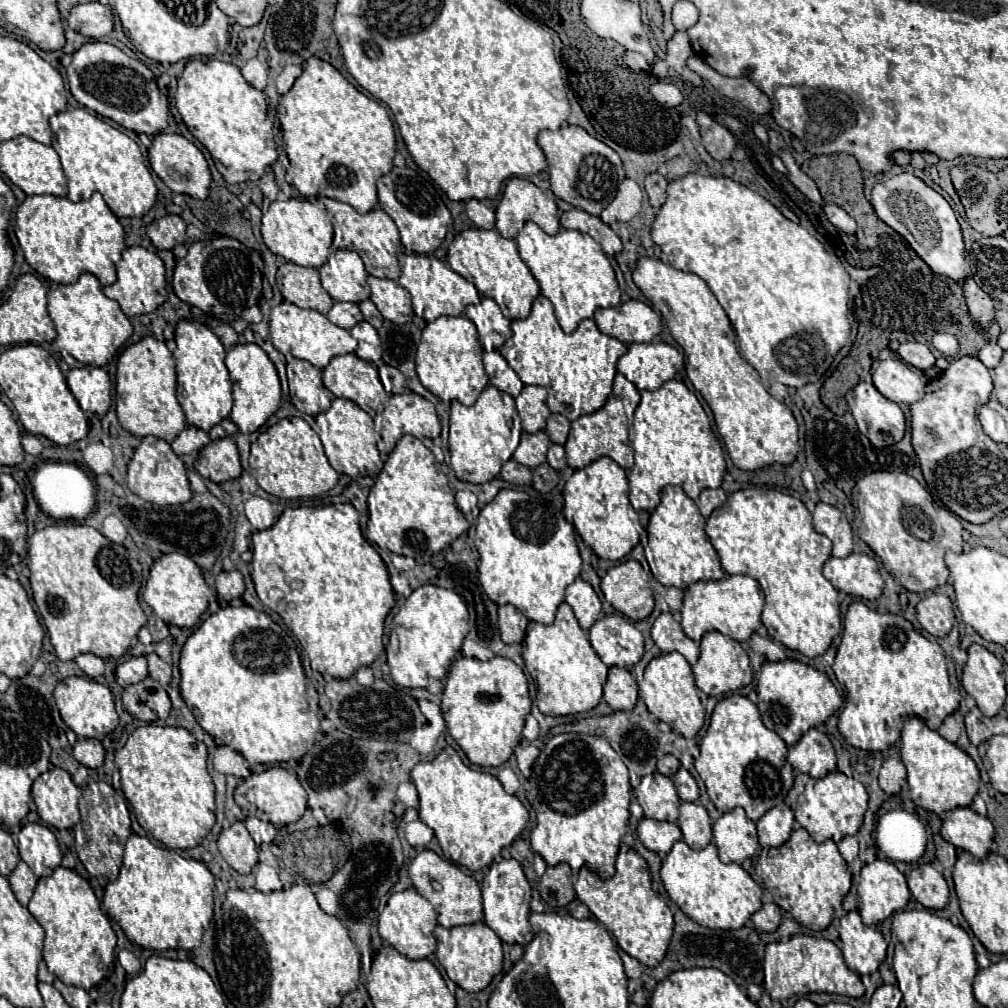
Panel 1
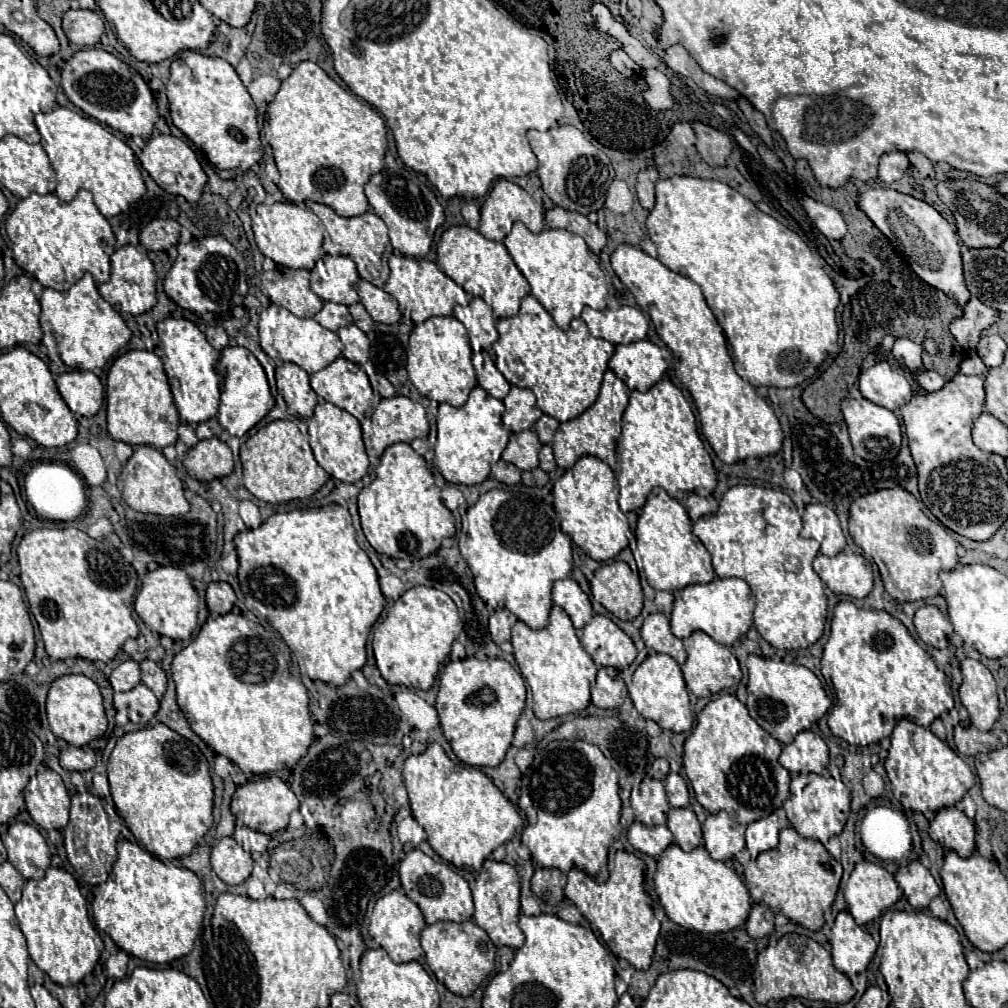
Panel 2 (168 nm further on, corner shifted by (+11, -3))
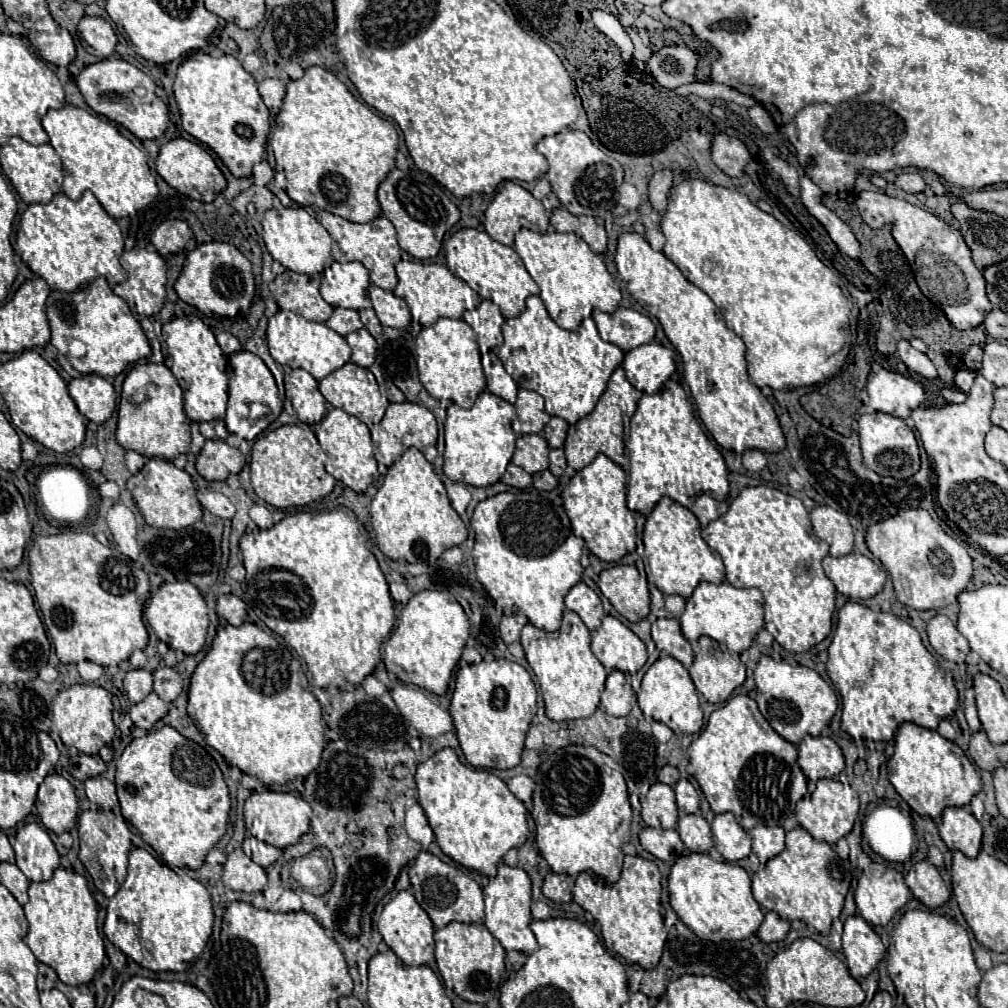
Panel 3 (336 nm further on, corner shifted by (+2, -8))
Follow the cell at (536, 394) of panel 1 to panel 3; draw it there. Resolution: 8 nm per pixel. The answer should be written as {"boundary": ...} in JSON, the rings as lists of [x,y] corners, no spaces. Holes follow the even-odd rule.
{"boundary":[[[519,389],[517,401],[515,401],[515,409],[517,409],[517,419],[519,419],[519,433],[541,433],[543,427],[549,421],[549,415],[543,409],[543,397],[535,391],[527,391],[527,389]]]}

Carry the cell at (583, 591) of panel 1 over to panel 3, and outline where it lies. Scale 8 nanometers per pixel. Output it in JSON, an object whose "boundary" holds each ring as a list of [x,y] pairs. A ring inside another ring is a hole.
{"boundary":[[[583,581],[571,587],[571,591],[565,595],[565,607],[575,611],[581,617],[581,621],[587,625],[589,631],[597,629],[605,615],[599,595],[593,589],[589,589]]]}

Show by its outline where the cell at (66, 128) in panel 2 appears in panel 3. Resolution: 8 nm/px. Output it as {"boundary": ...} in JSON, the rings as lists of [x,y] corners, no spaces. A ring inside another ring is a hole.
{"boundary":[[[65,105],[61,109],[49,109],[43,117],[43,127],[53,149],[63,161],[63,193],[69,199],[75,201],[89,189],[99,199],[103,209],[111,217],[119,219],[147,207],[159,193],[155,177],[145,161],[145,153],[123,137],[113,123],[103,121],[99,115]]]}

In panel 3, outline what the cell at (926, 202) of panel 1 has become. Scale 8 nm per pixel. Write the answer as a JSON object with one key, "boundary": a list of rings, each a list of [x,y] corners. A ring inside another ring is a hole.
{"boundary":[[[861,191],[855,203],[869,227],[877,229],[887,223],[893,227],[891,235],[913,267],[919,289],[925,293],[925,297],[929,297],[945,311],[945,315],[949,317],[949,321],[953,321],[953,325],[957,325],[957,329],[971,329],[973,325],[983,323],[985,313],[989,313],[991,309],[991,303],[985,295],[985,279],[983,273],[975,267],[971,251],[957,229],[925,211],[923,207],[915,207],[881,191]]]}

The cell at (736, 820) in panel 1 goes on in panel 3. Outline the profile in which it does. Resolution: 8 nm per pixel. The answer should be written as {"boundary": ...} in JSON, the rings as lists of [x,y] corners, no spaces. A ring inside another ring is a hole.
{"boundary":[[[731,813],[715,815],[711,831],[715,849],[723,855],[725,861],[735,863],[751,853],[751,835],[737,823],[737,819]]]}

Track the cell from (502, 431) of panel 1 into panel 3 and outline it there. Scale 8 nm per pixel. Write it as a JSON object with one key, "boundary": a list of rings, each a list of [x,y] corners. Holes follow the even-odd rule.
{"boundary":[[[483,391],[471,409],[451,405],[445,419],[445,455],[443,471],[449,479],[473,485],[489,487],[501,479],[507,463],[515,451],[517,435],[511,429],[513,419],[517,417],[515,407],[505,399]]]}

